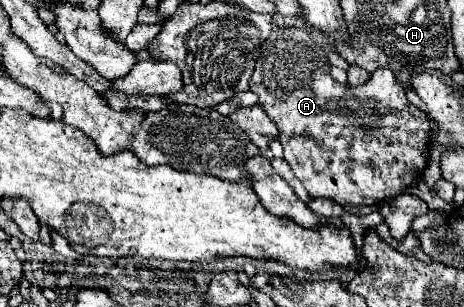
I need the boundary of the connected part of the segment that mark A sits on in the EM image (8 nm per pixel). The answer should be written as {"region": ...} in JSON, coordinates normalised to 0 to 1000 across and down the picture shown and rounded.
{"region":[[[595,91],[582,104],[578,130],[569,137],[565,150],[565,176],[560,189],[552,195],[552,221],[547,221],[547,241],[539,254],[539,293],[556,306],[556,339],[565,345],[565,358],[578,371],[578,384],[599,410],[599,456],[603,469],[612,476],[612,521],[625,534],[629,560],[638,567],[638,580],[655,599],[659,625],[672,638],[672,645],[707,645],[707,651],[720,651],[724,664],[806,664],[810,651],[823,651],[841,632],[862,632],[866,619],[875,619],[884,599],[892,599],[892,580],[901,580],[901,567],[914,560],[918,547],[918,521],[922,521],[922,476],[918,476],[918,450],[922,450],[922,384],[914,365],[905,365],[897,345],[879,339],[866,365],[858,358],[836,358],[828,352],[823,339],[815,339],[810,326],[780,326],[780,319],[767,319],[763,300],[750,287],[750,280],[737,280],[728,274],[716,248],[711,248],[711,208],[707,208],[707,189],[703,189],[703,169],[694,163],[694,150],[685,150],[677,137],[677,124],[647,98],[647,91]]]}

